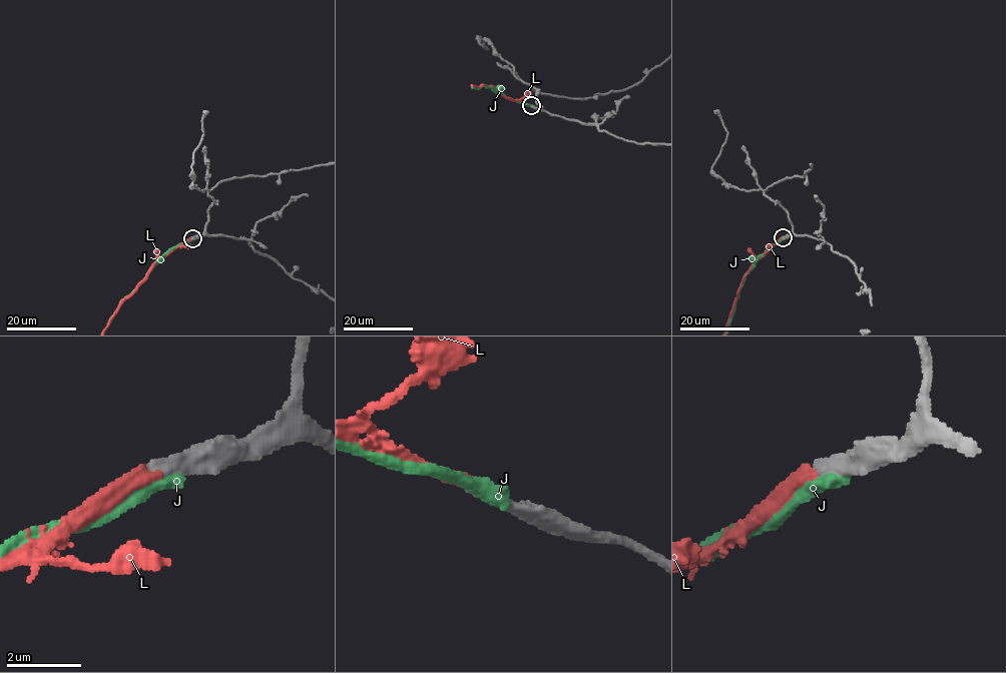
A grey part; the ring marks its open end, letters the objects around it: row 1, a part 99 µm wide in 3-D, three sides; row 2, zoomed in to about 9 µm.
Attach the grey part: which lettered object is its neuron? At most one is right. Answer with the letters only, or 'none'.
L

